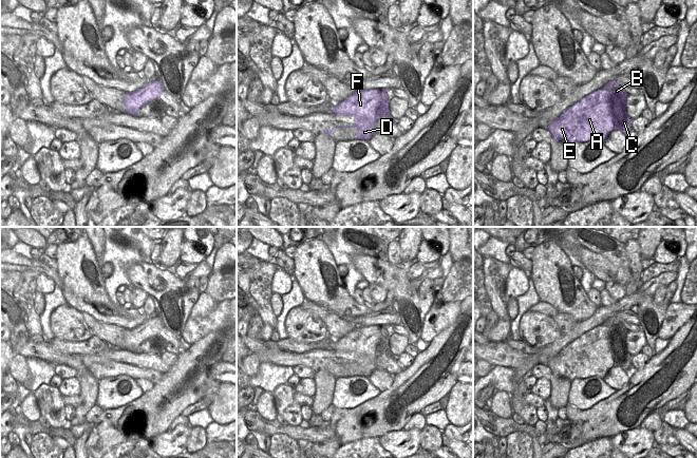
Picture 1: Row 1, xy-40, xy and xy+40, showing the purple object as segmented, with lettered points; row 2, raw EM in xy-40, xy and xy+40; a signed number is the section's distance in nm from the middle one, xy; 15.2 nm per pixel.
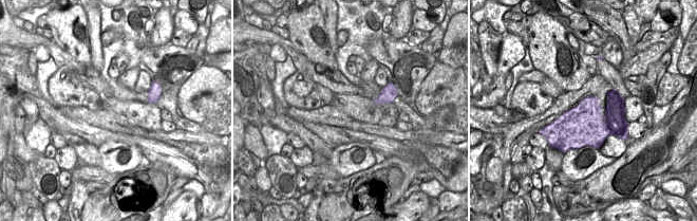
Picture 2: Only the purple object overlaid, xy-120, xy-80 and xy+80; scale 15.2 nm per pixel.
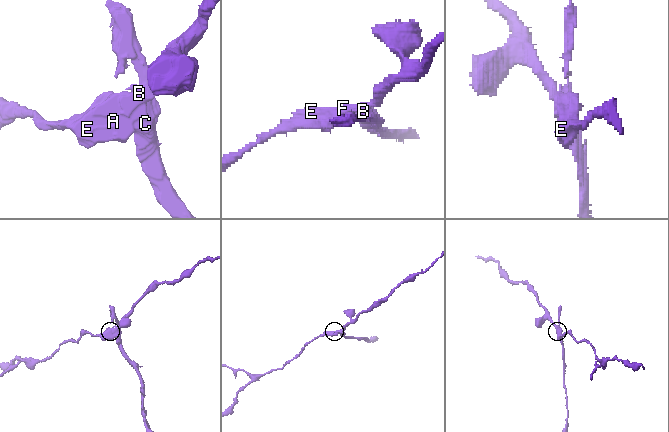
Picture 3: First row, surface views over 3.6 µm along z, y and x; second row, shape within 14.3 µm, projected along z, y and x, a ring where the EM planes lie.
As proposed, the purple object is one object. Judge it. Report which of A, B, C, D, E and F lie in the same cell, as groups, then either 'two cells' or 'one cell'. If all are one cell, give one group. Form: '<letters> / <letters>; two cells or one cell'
A D E F / B C; two cells

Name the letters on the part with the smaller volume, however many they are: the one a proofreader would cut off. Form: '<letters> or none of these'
B, C

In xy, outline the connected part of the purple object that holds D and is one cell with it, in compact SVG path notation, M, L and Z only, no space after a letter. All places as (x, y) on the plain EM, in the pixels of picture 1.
M361 326L361 327L356 327L354 328L351 332L348 332L346 336L344 336L341 339L338 339L335 341L335 343L332 346L331 351L343 351L343 352L353 352L355 357L357 358L356 360L352 362L346 362L346 363L336 363L332 364L331 366L327 366L326 368L320 368L323 370L326 370L331 374L331 370L334 365L337 364L355 364L356 369L355 376L362 376L362 377L369 377L376 368L376 346L378 344L378 341L373 341L372 336L375 333L377 329L380 329L378 326Z

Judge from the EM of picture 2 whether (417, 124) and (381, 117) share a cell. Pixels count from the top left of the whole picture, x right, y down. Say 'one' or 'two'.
two

